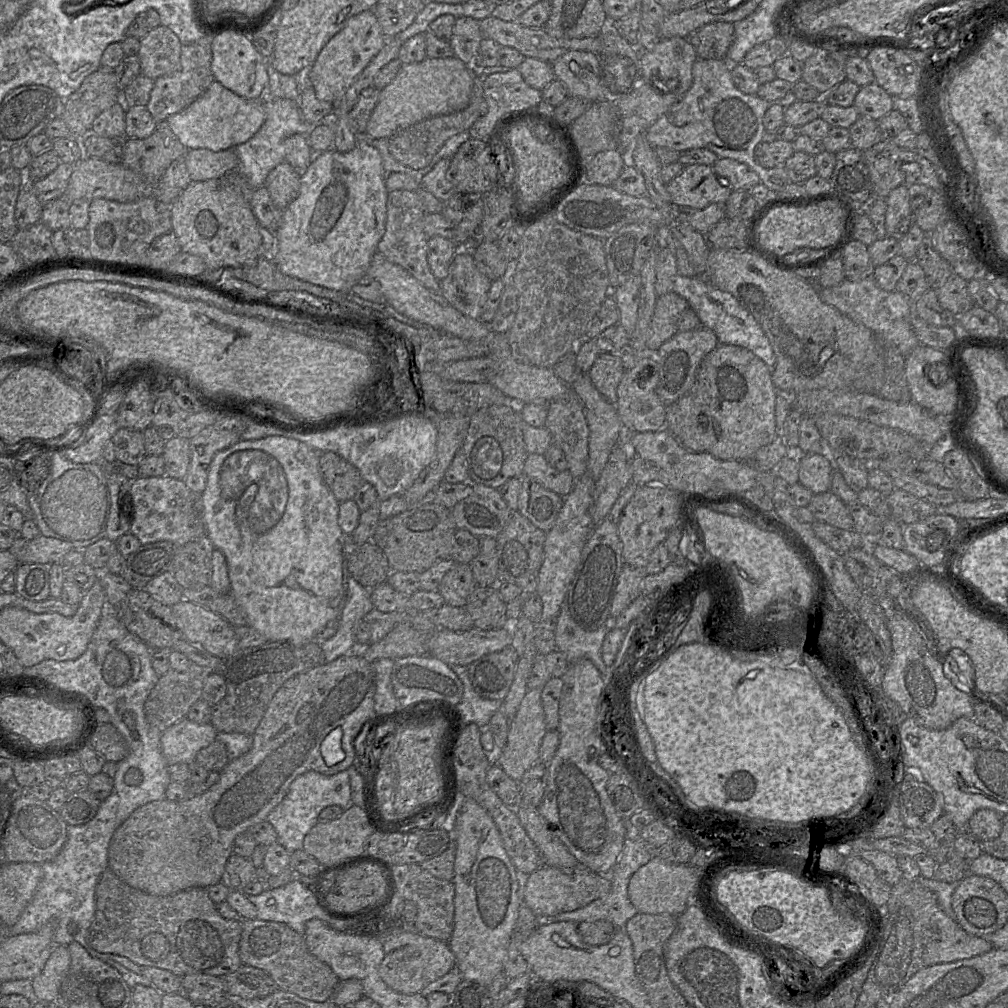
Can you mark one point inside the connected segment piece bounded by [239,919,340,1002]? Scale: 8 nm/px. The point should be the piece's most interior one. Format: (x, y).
(274, 947)

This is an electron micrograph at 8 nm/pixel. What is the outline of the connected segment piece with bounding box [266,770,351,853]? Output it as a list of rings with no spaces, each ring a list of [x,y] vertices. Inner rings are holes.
[[[347,770],[331,776],[307,771],[293,780],[287,794],[268,814],[266,821],[276,830],[277,843],[292,853],[303,848],[304,837],[317,824],[319,814],[324,808],[337,805],[342,809],[347,809],[350,802],[351,789]]]

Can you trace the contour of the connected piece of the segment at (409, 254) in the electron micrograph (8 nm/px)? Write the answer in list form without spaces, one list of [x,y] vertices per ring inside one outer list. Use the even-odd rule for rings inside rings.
[[[395,190],[388,193],[387,217],[385,233],[377,246],[377,253],[389,262],[401,266],[427,289],[441,294],[441,285],[432,274],[427,261],[427,246],[429,237],[424,232],[424,217],[426,215],[418,191]]]

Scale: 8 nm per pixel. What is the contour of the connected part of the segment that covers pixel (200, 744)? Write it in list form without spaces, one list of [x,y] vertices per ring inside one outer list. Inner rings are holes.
[[[184,718],[161,734],[160,746],[168,765],[189,764],[197,753],[216,740],[217,730],[209,724],[198,724]]]

